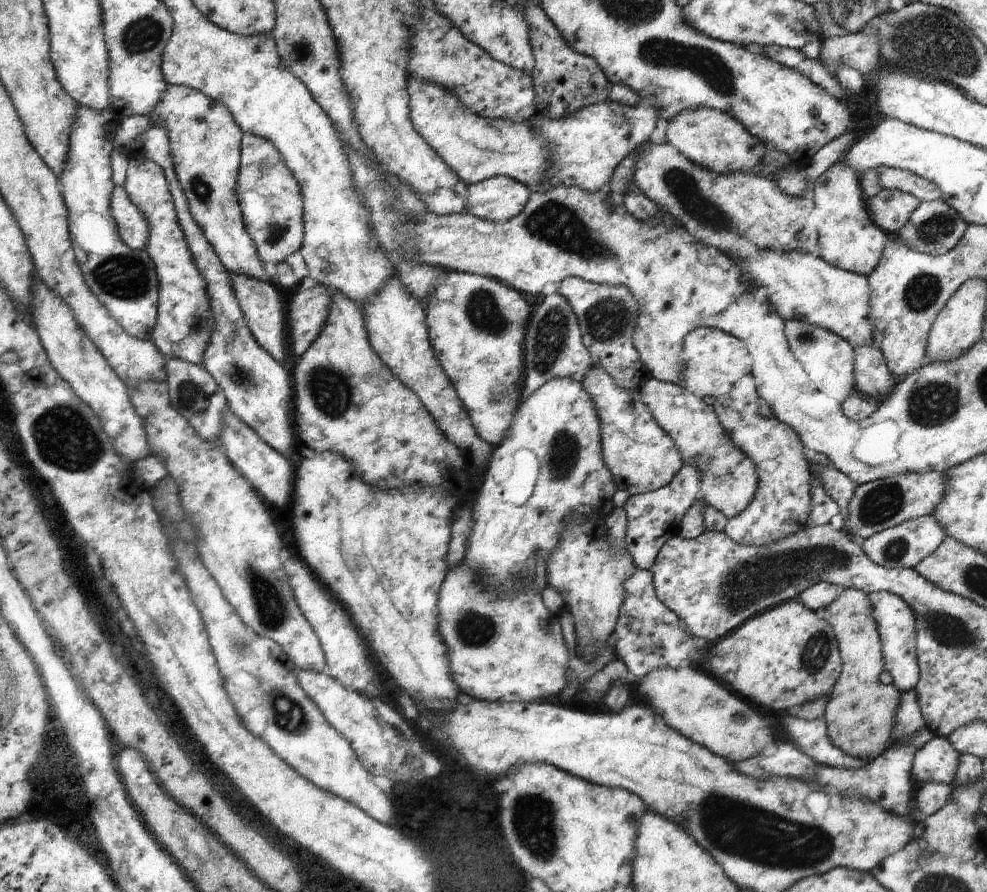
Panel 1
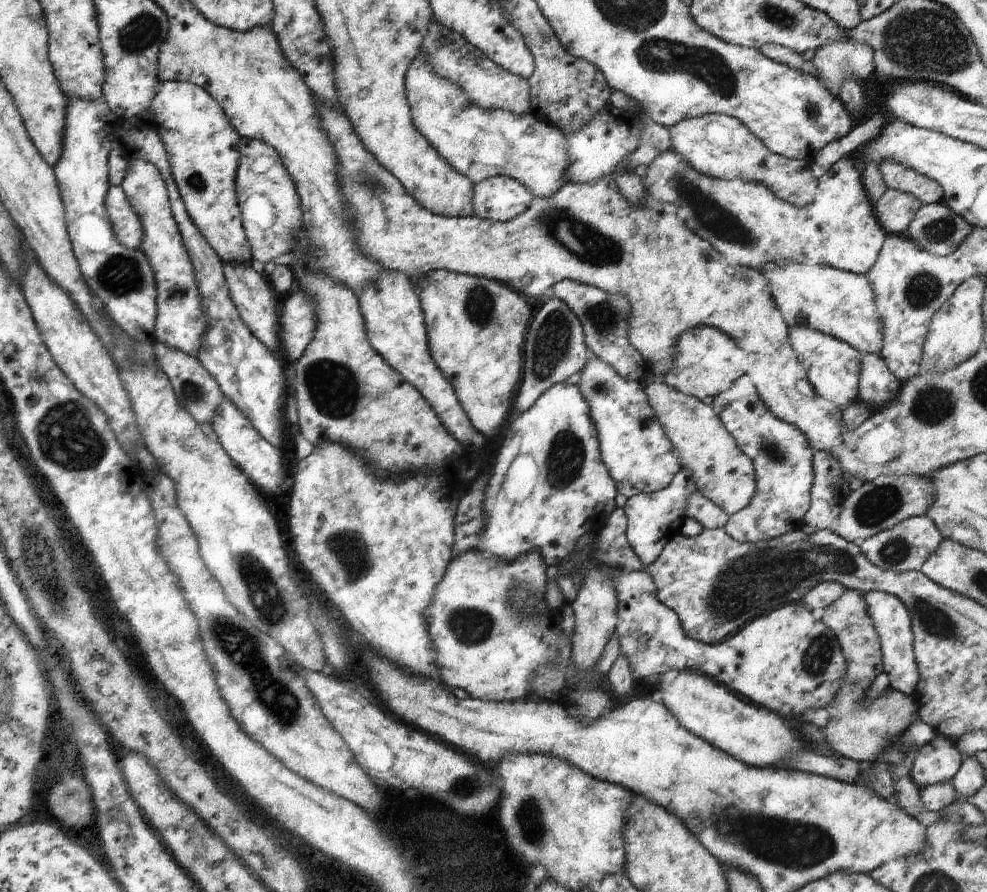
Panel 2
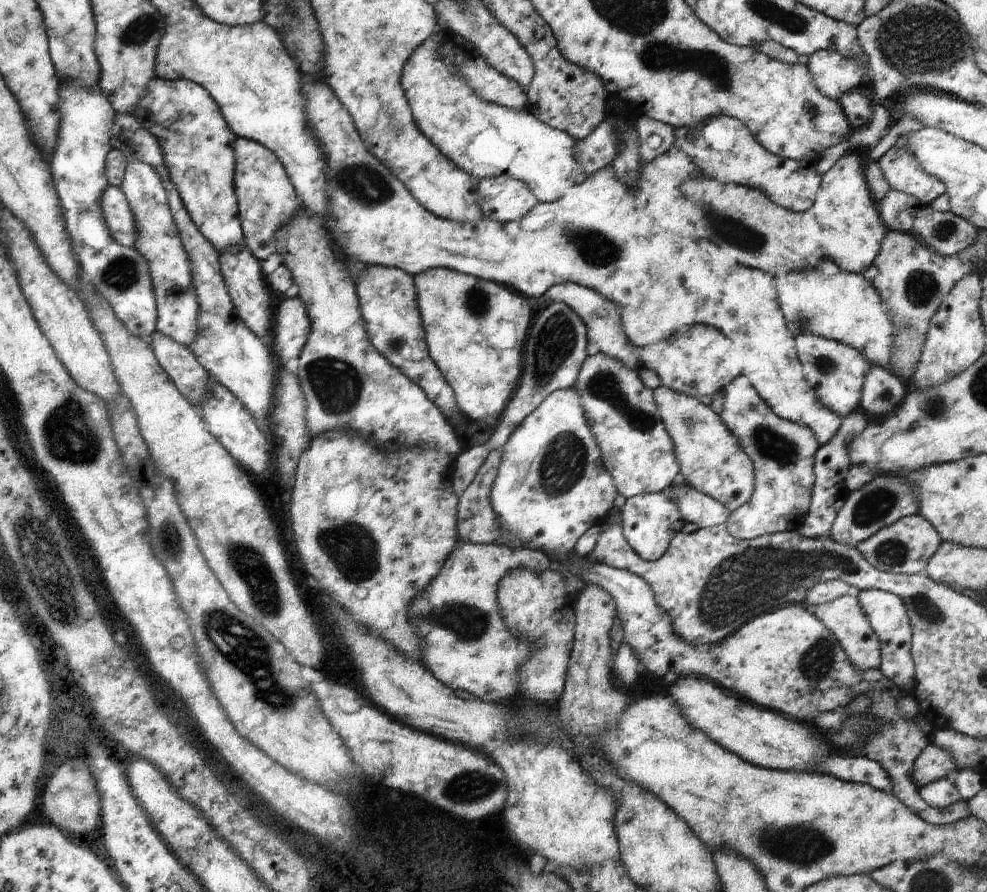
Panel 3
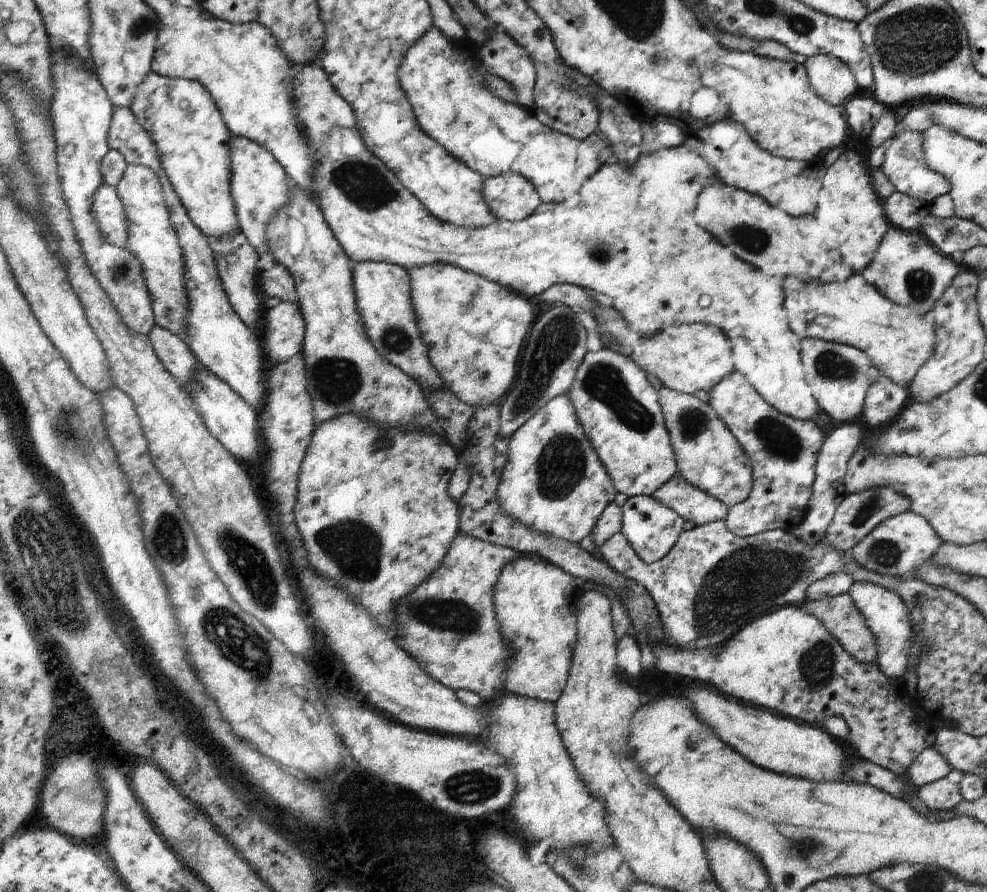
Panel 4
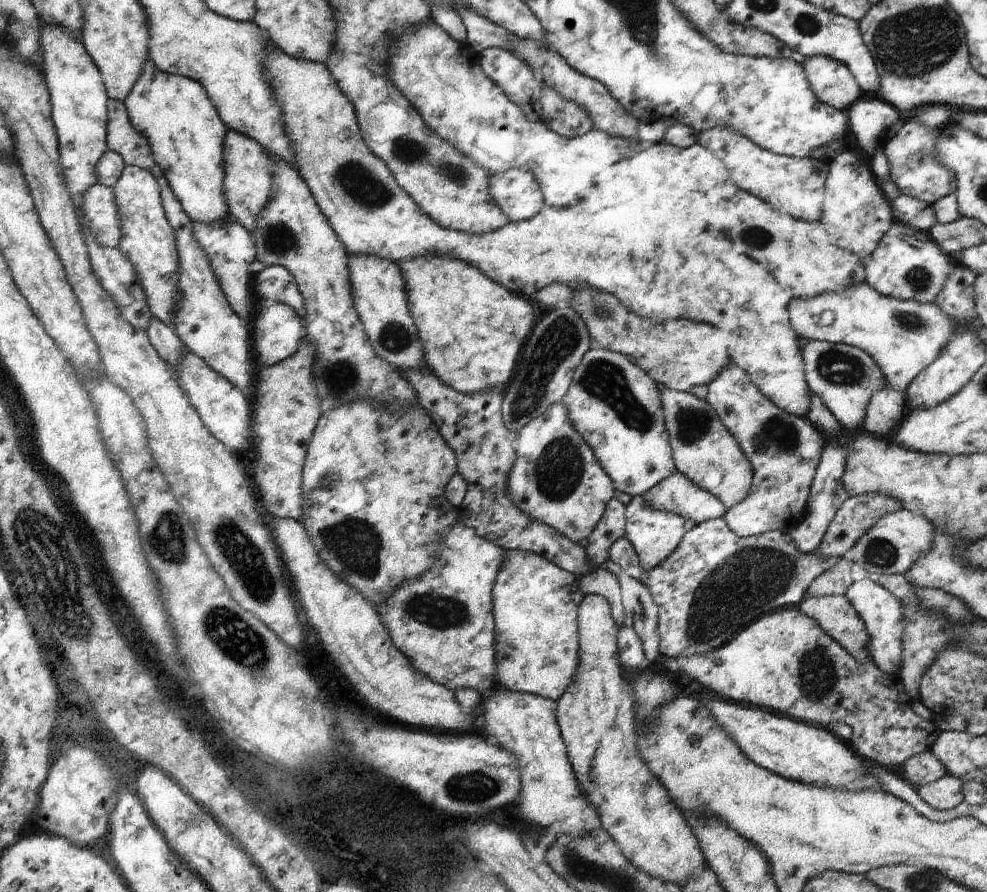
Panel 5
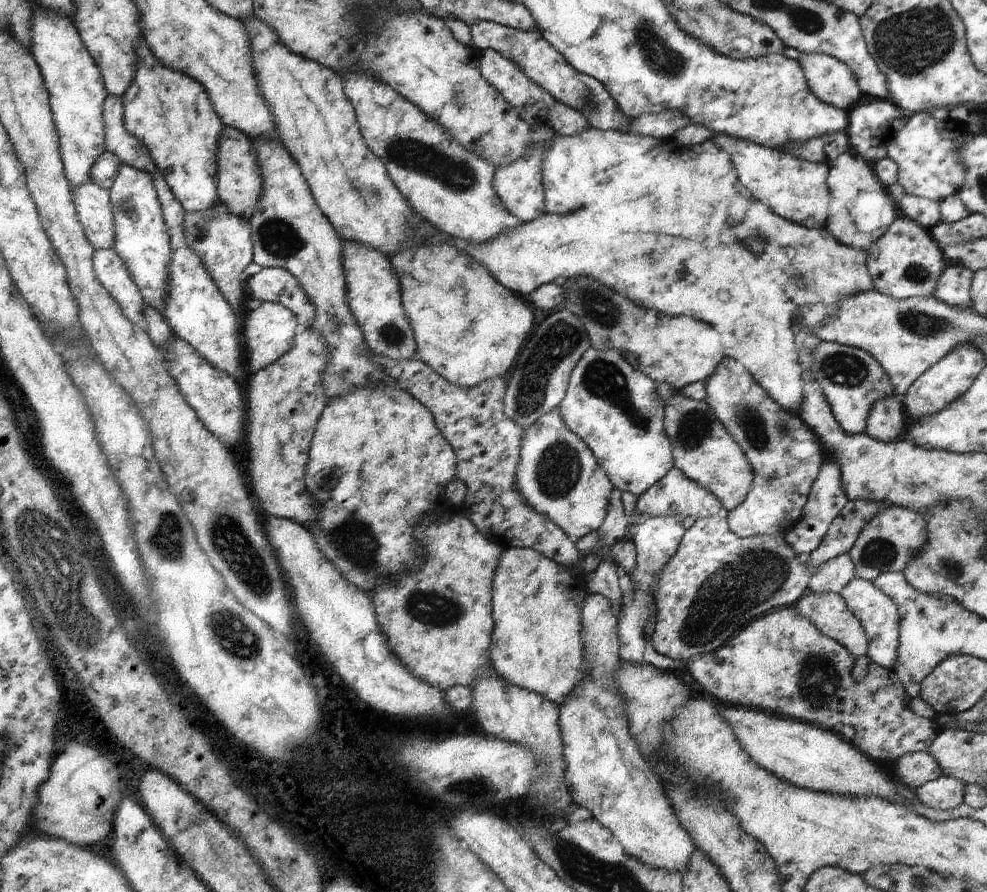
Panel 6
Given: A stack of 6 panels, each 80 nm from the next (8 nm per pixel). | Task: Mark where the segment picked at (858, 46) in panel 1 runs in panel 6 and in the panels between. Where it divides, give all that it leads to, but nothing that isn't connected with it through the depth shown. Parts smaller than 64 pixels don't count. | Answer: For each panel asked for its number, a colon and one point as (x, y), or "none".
2: (834, 63)
3: (832, 74)
4: (829, 78)
5: (830, 81)
6: (832, 82)

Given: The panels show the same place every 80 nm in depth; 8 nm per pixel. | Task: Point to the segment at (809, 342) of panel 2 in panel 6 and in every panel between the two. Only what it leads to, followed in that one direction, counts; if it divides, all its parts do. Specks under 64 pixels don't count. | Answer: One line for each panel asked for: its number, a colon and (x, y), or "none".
3: (834, 372)
4: (838, 375)
5: (843, 377)
6: (851, 381)

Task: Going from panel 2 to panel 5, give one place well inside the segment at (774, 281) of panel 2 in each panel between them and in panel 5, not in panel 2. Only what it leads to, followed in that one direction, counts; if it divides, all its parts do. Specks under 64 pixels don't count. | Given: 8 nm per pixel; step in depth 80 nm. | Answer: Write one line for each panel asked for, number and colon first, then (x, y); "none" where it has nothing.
3: (844, 307)
4: (897, 341)
5: (903, 337)

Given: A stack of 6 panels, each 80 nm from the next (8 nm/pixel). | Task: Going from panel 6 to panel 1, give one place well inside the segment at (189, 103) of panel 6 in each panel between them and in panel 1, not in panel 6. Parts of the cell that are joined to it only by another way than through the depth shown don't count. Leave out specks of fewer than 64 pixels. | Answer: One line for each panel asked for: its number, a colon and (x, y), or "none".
1: (204, 141)
2: (201, 145)
3: (196, 143)
4: (191, 139)
5: (185, 134)

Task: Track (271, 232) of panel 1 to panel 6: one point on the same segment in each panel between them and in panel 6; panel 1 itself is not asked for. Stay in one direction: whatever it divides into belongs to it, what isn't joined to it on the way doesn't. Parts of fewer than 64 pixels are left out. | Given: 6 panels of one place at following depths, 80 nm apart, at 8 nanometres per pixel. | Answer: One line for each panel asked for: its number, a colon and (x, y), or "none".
2: (269, 207)
3: (265, 199)
4: (258, 185)
5: (247, 178)
6: (238, 184)

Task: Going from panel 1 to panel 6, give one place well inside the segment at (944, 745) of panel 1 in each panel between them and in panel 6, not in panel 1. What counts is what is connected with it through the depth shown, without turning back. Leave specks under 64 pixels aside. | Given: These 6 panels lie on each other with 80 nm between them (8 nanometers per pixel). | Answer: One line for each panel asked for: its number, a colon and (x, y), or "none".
2: (937, 761)
3: (933, 763)
4: (928, 766)
5: (921, 768)
6: (912, 769)

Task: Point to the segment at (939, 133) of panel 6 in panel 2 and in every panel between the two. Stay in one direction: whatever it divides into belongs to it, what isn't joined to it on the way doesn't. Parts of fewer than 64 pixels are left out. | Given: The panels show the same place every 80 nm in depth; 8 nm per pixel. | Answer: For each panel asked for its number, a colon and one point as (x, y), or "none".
2: (897, 176)
3: (899, 169)
4: (903, 165)
5: (914, 168)

